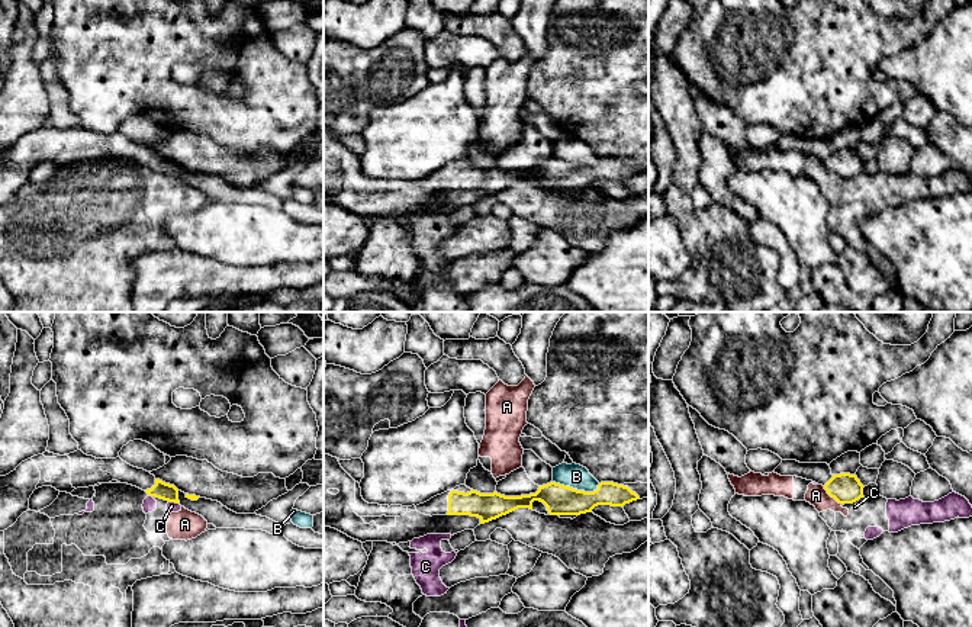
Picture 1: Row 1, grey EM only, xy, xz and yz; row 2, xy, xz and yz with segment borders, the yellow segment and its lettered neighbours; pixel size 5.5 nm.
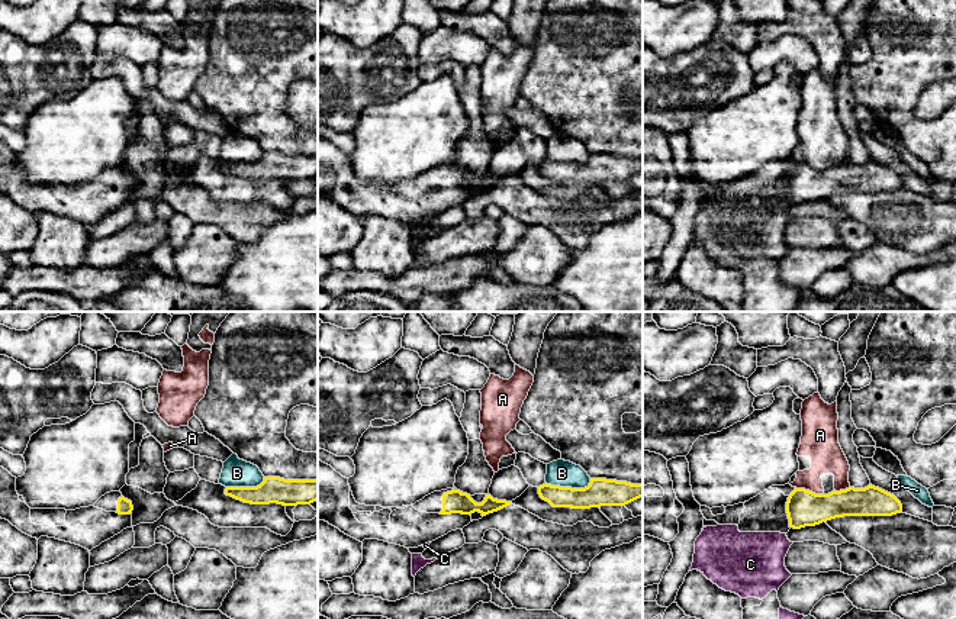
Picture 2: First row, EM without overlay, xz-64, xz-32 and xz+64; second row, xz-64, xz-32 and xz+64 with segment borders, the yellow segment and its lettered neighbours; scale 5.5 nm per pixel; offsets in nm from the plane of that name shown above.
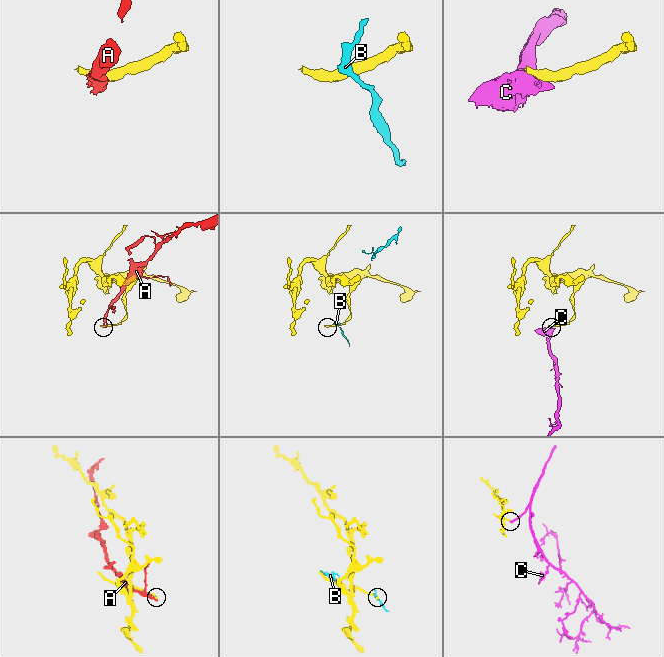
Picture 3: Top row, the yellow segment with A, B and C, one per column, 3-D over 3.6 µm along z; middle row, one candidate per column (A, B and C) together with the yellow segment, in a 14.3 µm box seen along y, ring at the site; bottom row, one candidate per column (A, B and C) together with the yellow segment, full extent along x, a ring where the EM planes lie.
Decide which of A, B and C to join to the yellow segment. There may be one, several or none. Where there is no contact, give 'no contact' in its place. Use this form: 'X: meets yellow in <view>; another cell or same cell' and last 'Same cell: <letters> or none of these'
A: meets yellow in yz; another cell
B: meets yellow in xz; another cell
C: meets yellow in xy; another cell
Same cell: none of these

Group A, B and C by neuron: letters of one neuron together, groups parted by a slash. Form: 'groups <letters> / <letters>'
groups A C / B

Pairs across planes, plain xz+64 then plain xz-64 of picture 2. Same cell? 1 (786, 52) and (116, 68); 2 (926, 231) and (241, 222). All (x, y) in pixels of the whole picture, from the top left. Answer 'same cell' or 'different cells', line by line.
1: different cells
2: same cell

